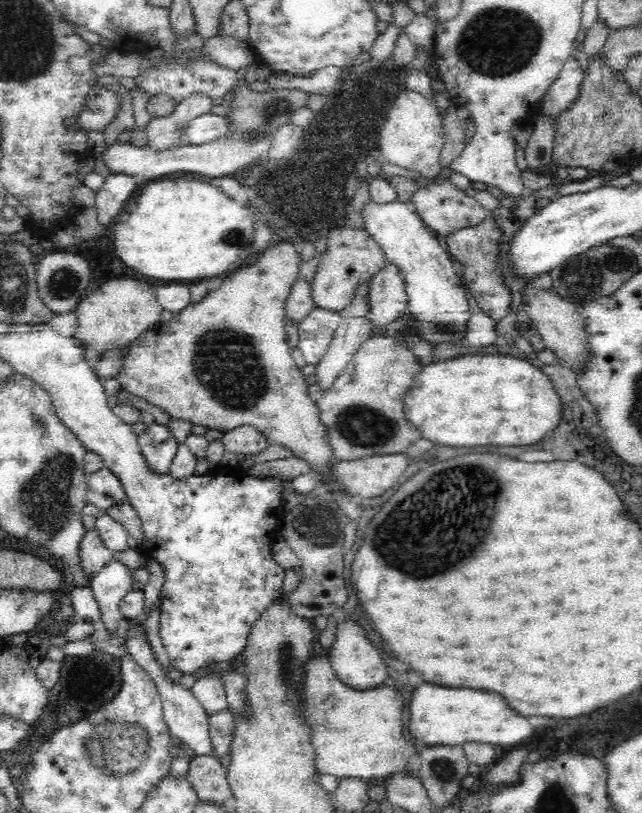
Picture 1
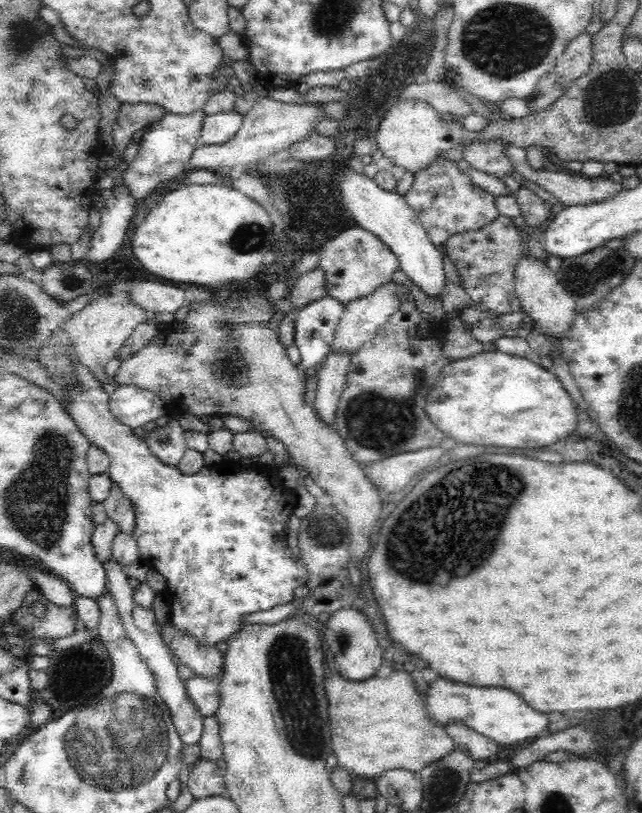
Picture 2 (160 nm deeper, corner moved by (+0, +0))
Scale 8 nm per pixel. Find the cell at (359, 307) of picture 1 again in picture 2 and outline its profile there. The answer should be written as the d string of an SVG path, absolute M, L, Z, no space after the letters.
M329 354L324 366L316 375L317 391L313 402L314 410L320 420L331 430L337 431L335 414L337 402L345 389L345 382L350 367L351 356L345 354Z

